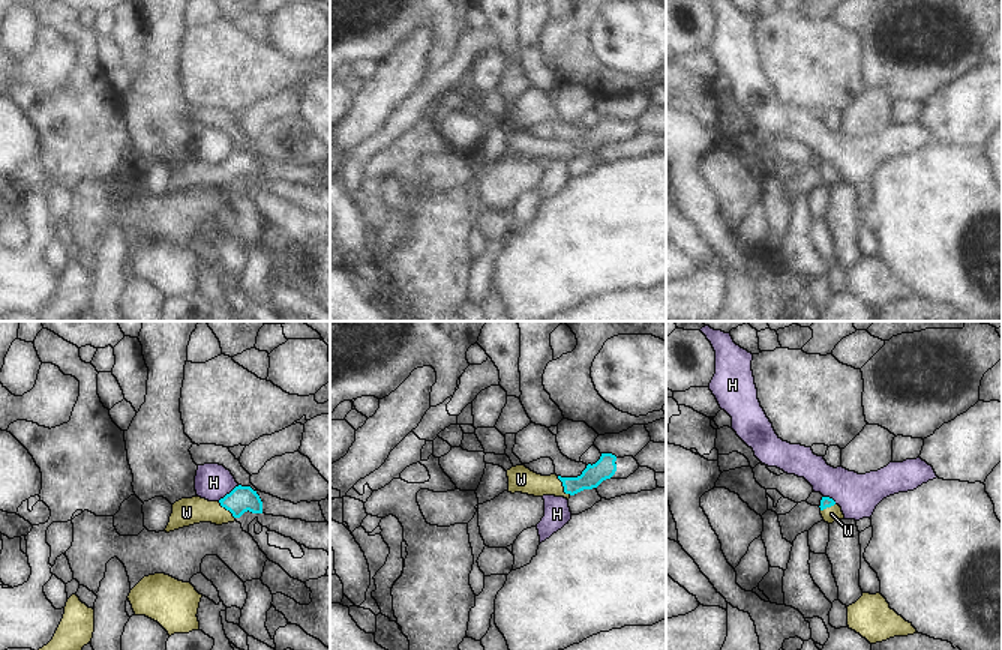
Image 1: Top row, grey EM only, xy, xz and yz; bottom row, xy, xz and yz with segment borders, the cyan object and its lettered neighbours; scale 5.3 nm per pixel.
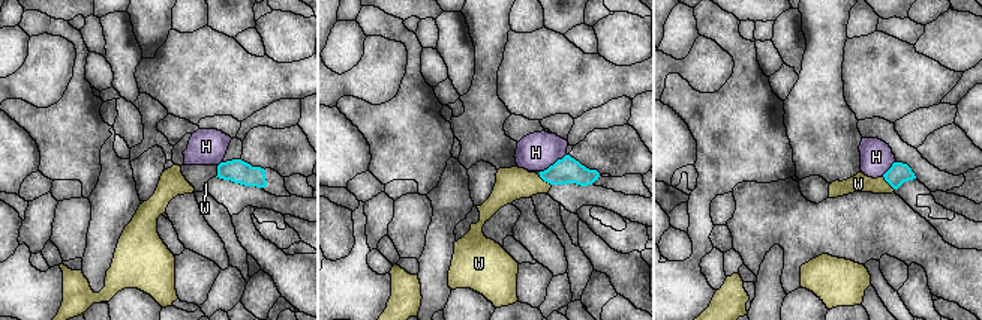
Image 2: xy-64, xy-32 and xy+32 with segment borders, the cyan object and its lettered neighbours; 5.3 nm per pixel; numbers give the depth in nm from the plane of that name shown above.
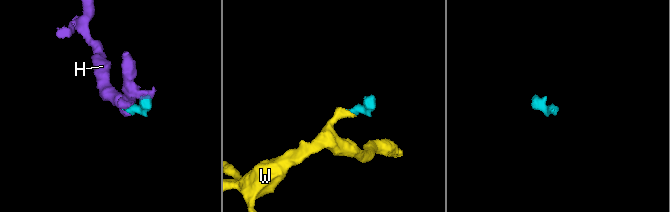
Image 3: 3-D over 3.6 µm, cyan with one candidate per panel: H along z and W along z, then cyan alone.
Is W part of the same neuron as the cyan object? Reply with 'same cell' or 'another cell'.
same cell

